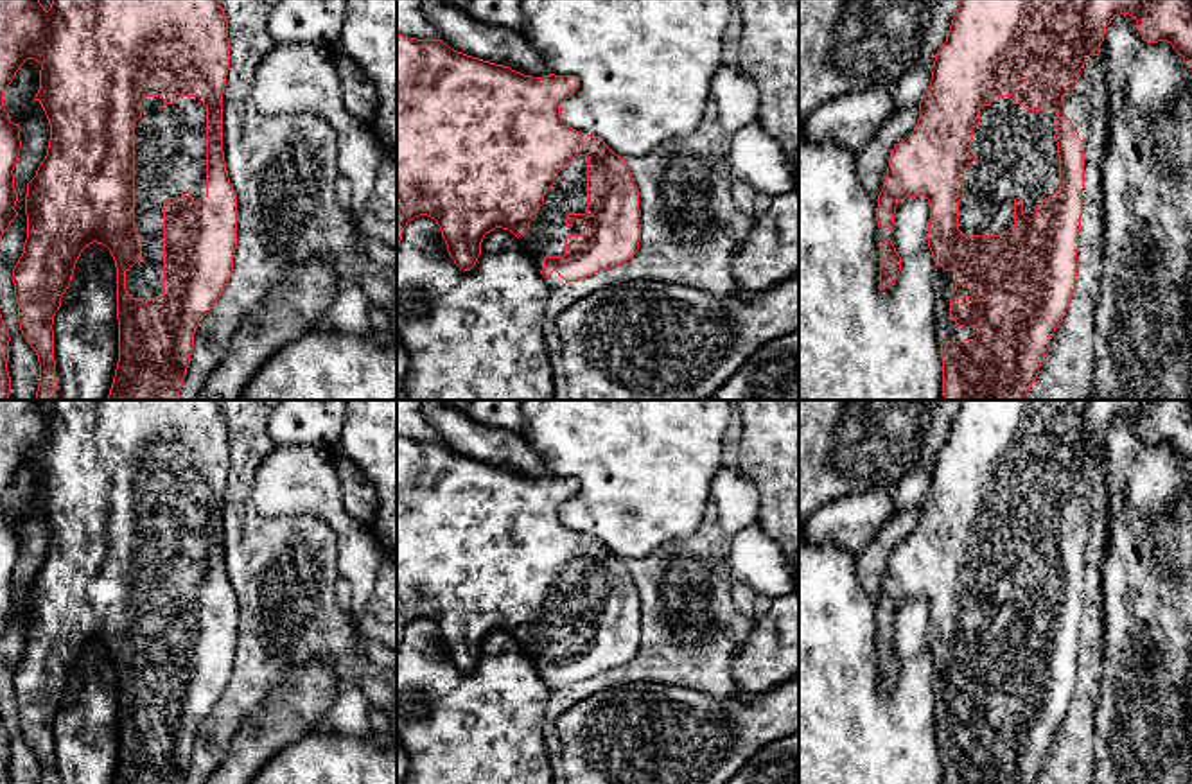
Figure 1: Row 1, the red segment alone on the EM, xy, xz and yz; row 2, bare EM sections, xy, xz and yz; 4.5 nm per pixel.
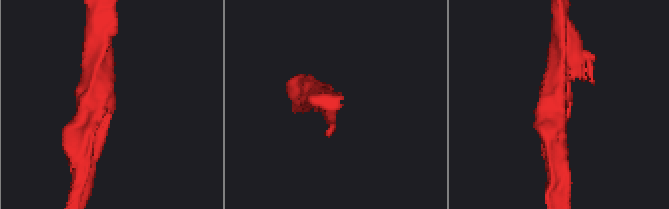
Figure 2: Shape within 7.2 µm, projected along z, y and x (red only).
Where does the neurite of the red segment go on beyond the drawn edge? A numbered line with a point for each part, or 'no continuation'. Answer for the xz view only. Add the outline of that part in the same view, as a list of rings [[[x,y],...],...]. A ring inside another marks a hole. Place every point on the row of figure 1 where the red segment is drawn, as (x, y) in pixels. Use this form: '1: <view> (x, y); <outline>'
1: xz (546, 237); [[[574,156],[564,170],[558,172],[558,183],[544,196],[544,205],[537,208],[537,219],[530,222],[530,230],[519,237],[522,251],[537,266],[544,269],[546,257],[565,255],[567,235],[585,235],[587,224],[574,221],[565,226],[567,213],[587,212],[587,158]]]

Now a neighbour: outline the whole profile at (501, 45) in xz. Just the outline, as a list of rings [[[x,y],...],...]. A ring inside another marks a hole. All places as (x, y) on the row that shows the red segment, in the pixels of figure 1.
[[[422,0],[422,9],[440,30],[442,41],[467,56],[510,66],[531,77],[549,75],[551,70],[530,41],[510,27],[483,25],[463,9],[451,4]]]

